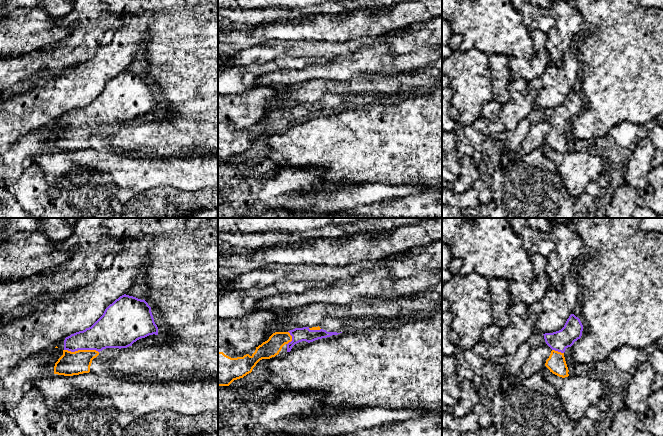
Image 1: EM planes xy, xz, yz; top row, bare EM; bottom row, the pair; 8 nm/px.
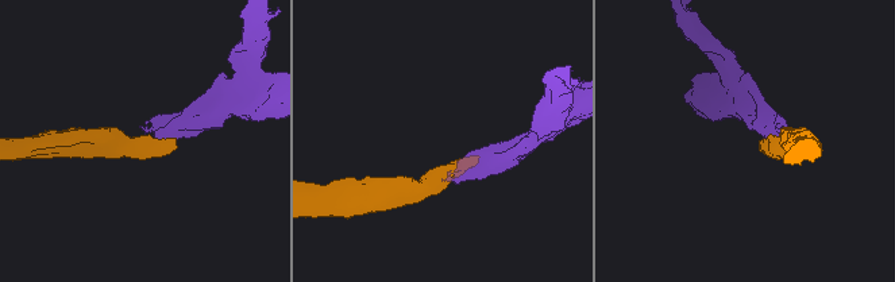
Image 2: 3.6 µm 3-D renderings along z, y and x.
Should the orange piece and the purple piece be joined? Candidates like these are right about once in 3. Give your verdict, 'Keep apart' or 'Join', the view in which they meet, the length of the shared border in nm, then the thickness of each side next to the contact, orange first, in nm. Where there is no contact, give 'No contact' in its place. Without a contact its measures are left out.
Join. Touches orange in xy. Shared border 280 nm. Thickness 190 nm (orange) against 240 nm

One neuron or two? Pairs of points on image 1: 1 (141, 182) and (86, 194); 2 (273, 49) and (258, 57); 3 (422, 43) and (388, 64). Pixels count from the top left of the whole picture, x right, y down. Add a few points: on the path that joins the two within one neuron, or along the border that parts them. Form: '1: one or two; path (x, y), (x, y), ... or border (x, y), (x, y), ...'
1: two; border (99, 171), (110, 176), (123, 204)
2: one; path (269, 50), (262, 53)
3: one; path (414, 47), (396, 57)

